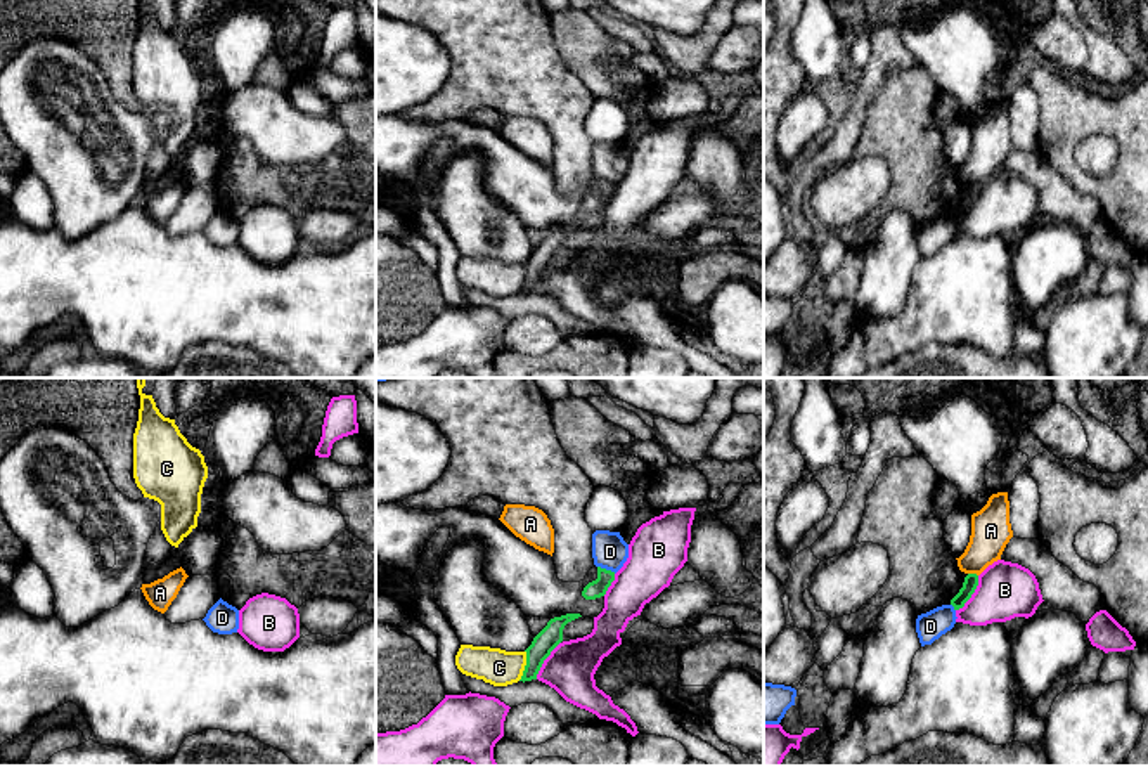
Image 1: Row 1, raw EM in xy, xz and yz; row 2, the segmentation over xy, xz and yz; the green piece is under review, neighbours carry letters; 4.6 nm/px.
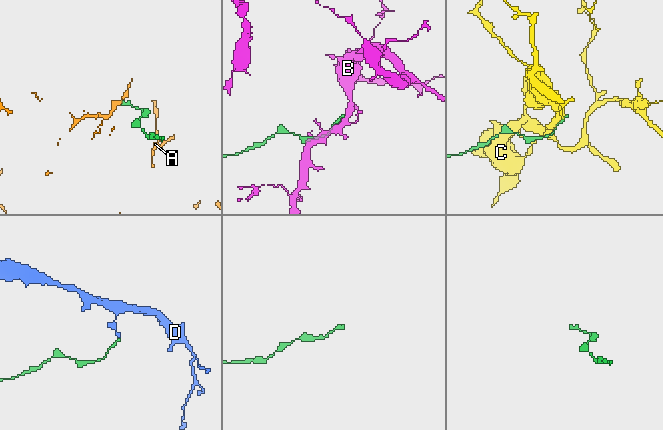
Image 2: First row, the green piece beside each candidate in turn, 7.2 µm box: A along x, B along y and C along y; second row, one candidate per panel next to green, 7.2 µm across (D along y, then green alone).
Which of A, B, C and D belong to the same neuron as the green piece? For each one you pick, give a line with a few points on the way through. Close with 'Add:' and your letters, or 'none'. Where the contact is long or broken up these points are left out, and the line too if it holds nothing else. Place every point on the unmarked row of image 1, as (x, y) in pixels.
Add: none

